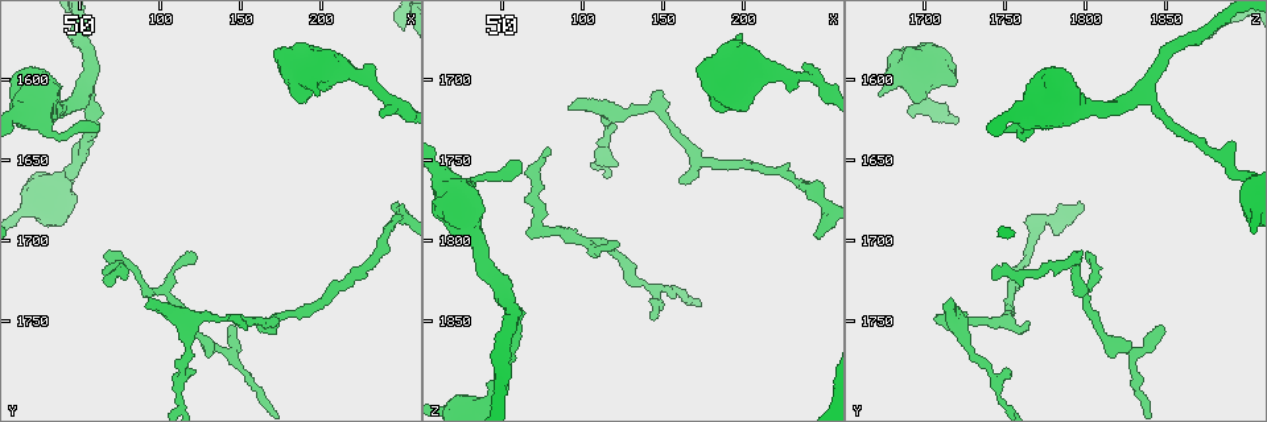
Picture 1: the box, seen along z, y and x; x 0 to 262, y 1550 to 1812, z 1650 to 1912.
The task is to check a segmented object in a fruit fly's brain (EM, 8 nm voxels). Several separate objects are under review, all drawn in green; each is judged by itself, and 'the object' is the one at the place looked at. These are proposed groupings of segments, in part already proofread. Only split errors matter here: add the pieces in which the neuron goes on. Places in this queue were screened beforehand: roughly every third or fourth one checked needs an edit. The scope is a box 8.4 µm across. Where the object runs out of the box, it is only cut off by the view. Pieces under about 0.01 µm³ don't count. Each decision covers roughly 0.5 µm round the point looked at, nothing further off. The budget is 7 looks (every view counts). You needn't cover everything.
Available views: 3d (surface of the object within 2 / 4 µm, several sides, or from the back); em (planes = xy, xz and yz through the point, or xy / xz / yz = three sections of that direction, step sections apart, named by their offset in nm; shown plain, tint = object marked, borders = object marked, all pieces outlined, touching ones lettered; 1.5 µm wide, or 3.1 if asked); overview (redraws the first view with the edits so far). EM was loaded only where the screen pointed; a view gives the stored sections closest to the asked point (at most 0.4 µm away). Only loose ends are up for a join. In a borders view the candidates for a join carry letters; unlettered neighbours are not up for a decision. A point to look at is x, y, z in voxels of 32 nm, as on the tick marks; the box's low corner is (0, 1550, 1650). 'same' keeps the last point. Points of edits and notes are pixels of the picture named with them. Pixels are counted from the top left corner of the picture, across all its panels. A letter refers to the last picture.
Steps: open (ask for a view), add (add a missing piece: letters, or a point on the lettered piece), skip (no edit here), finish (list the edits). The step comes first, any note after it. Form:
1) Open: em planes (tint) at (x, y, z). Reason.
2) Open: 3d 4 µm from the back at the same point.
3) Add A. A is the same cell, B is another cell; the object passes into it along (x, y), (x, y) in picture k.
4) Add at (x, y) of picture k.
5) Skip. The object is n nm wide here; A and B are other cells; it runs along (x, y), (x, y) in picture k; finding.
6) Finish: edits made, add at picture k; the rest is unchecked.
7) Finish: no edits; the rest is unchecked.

Open: em planes (borders) at (200, 1610, 1672). Thick end.

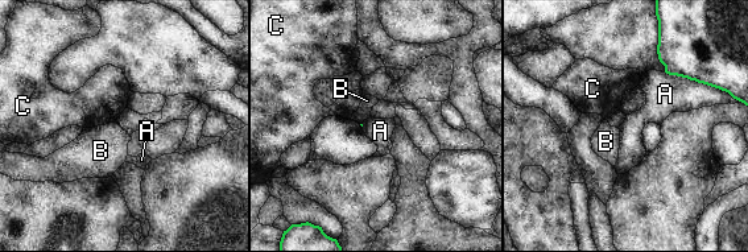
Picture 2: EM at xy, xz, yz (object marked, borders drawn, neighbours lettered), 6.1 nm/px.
Skip. A, B and C are other cells; a border runs along (665, 71), (713, 87) in picture 2; none of them fits.

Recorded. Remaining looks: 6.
Open: em yz step 4 (plain) at (60, 1630, 1750). An open end.

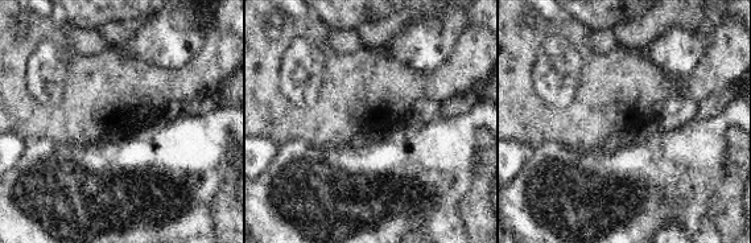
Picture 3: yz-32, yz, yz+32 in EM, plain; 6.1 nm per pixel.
Open: em yz step 4 (borders) at the same point.

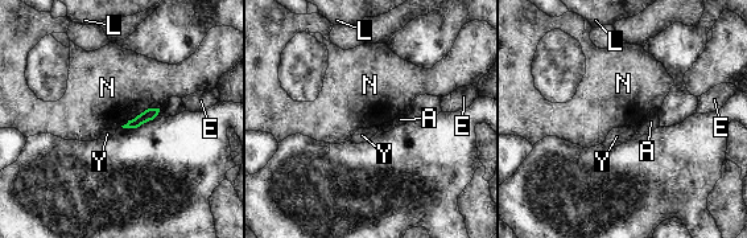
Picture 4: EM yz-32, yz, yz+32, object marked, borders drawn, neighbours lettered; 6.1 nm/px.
Skip. A, E, L, N and Y are other cells; a border runs along (159, 107), (148, 107), (120, 126) in picture 4; none of them fits.

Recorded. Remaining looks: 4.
Open: 3d 4 µm at (122, 1708, 1804). Thin end.

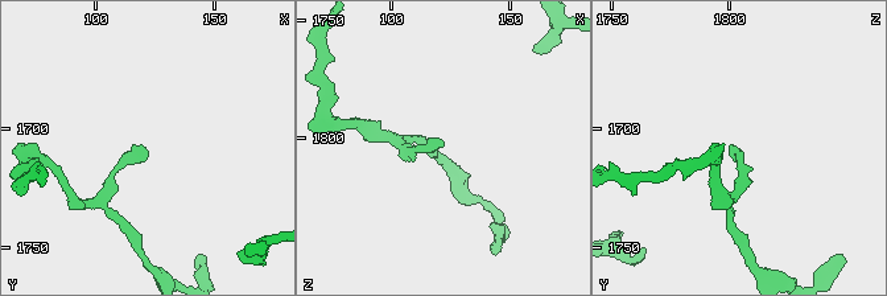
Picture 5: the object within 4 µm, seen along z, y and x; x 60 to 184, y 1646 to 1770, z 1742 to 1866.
Open: em planes (borders) at (123, 1710, 1804). Now the EM.

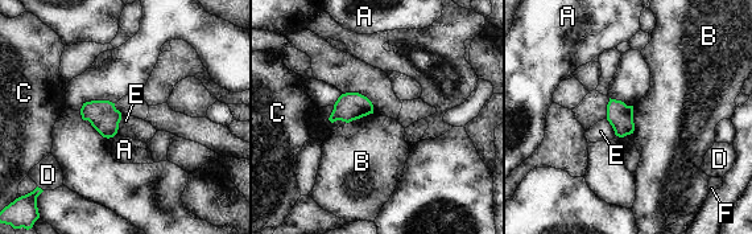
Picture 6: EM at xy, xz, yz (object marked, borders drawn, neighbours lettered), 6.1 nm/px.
Skip. A, B, C, D, E and F are other cells; a border runs along (372, 113), (346, 123) in picture 6; no lettered piece goes on from it.

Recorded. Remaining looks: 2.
Finish: no edits; the rest is unchecked.

